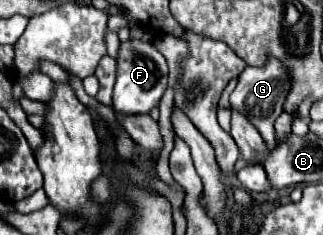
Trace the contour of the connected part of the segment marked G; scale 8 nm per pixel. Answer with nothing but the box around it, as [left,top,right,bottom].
[230,58,290,148]

